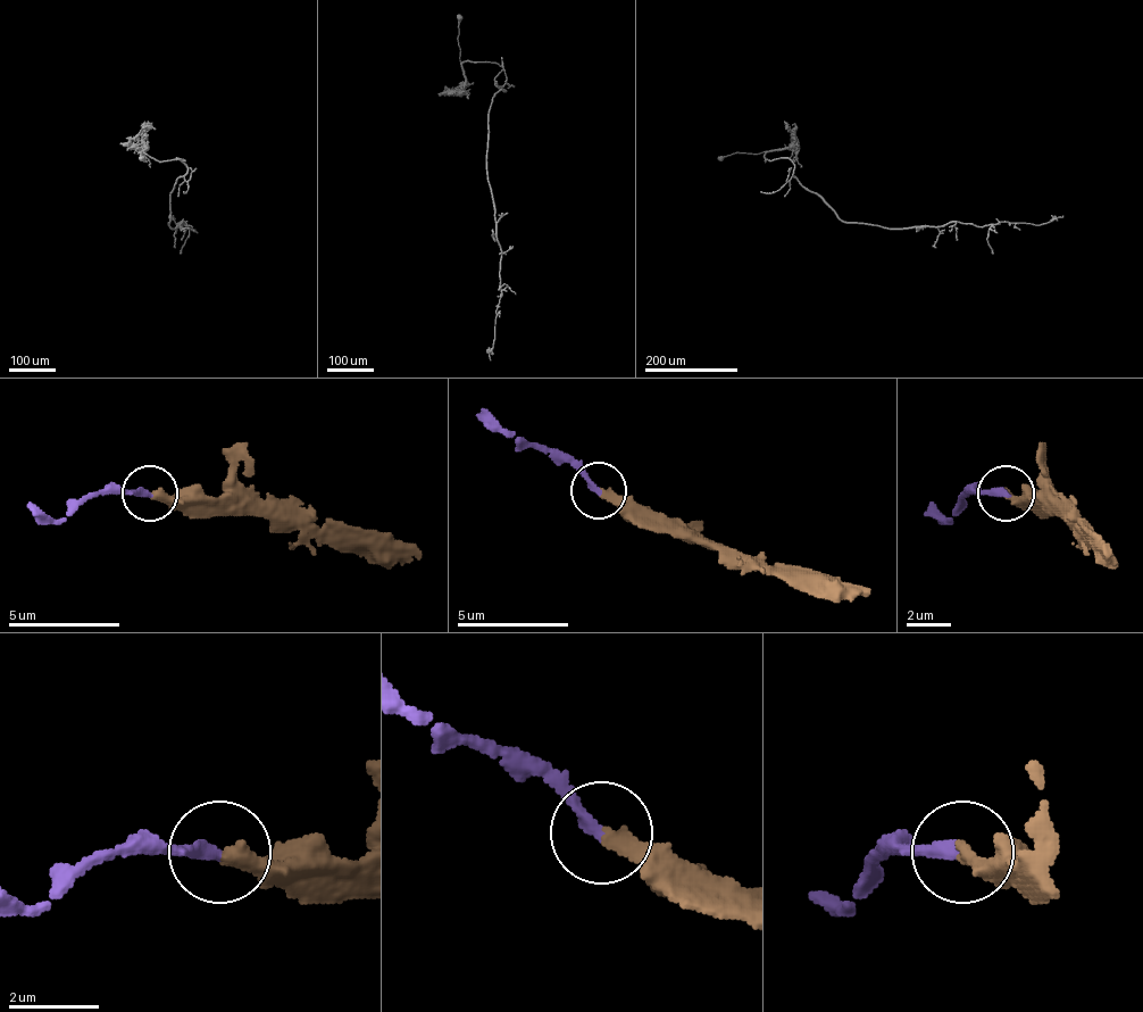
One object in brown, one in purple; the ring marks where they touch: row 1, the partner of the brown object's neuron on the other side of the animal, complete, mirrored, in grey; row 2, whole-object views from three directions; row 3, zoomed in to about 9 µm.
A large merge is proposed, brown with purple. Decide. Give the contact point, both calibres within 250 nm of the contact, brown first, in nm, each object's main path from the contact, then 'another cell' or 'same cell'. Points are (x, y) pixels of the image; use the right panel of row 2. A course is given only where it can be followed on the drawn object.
(1006, 492) | 320/280 nm | brown via (1007, 495), (1046, 500), (1108, 556) | purple via (1007, 495), (968, 495), (951, 516), (928, 506) | same cell

